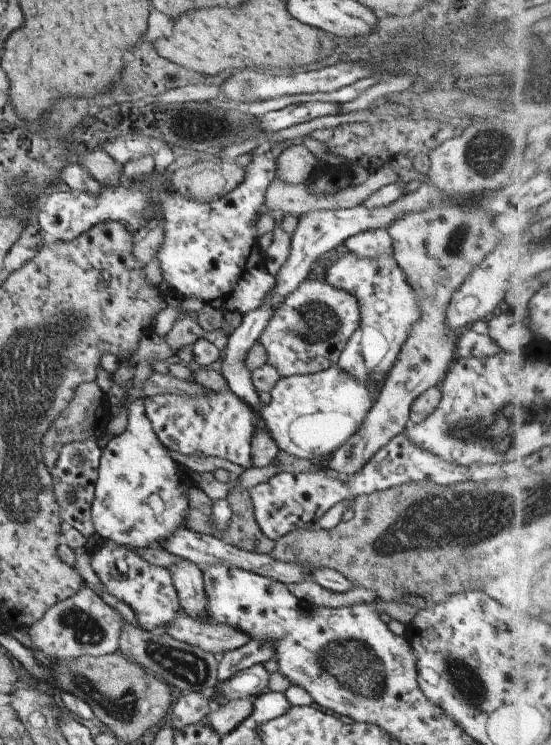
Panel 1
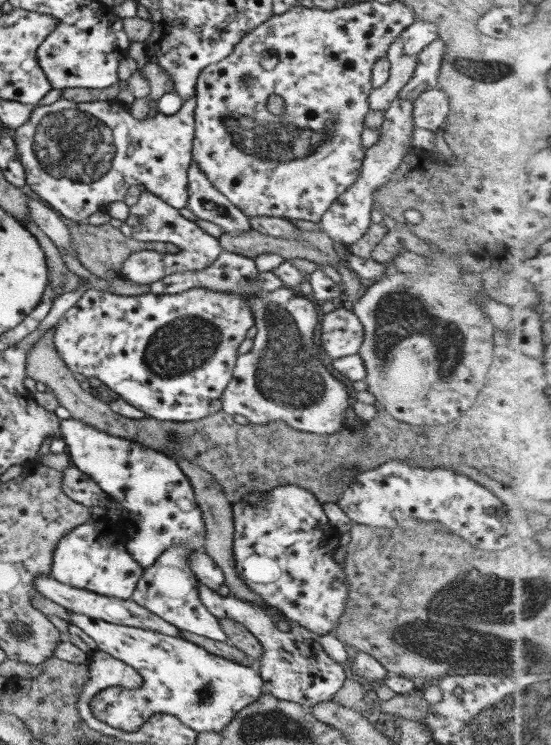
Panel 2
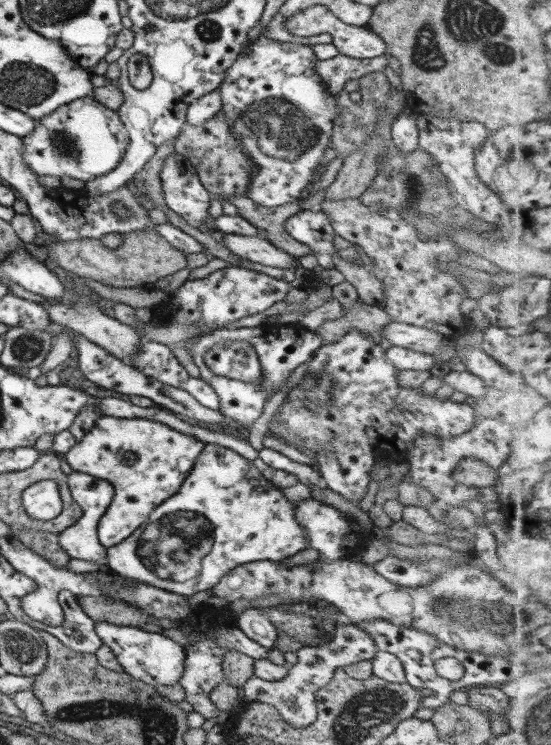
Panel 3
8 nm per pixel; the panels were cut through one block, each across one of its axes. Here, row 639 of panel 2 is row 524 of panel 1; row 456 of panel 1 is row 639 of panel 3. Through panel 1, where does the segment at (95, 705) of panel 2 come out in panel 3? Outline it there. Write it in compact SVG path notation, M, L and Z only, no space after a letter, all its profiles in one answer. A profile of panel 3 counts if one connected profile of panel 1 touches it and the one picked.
M94 622L100 641L111 649L124 672L133 680L157 687L173 686L181 679L184 669L184 648L161 635L143 631L139 627L121 626L108 622Z

